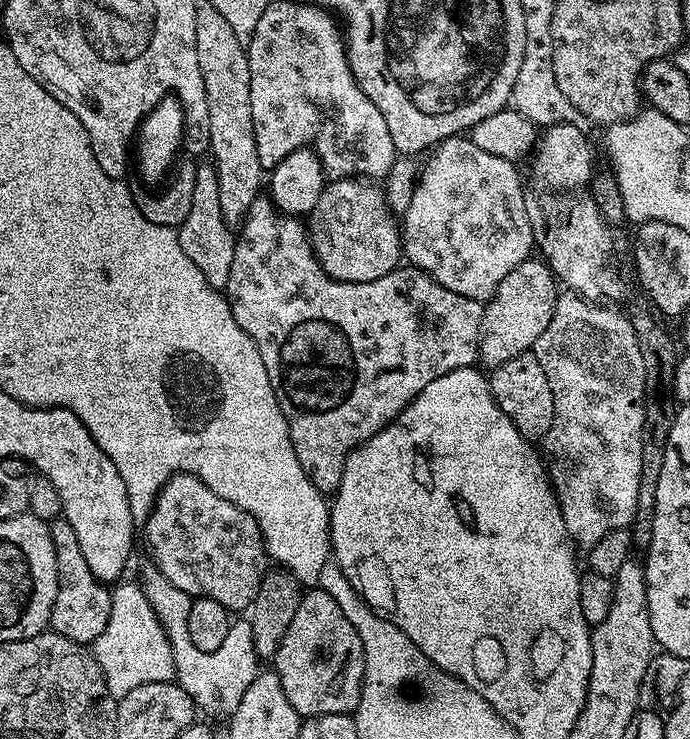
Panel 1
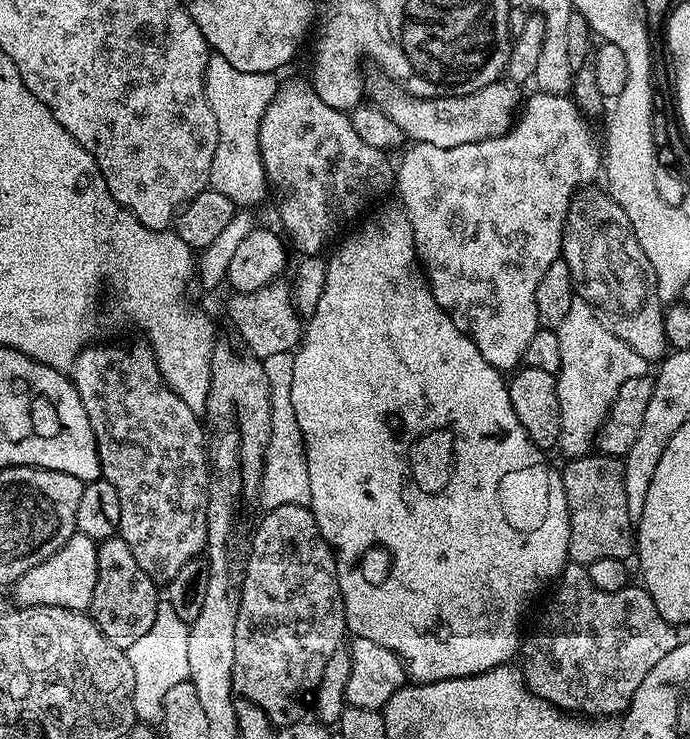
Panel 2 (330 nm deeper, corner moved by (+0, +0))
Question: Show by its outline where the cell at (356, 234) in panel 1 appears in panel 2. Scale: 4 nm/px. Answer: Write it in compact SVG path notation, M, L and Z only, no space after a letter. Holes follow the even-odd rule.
M273 282L262 290L237 292L228 304L228 320L236 336L245 344L247 351L256 358L270 354L292 352L299 345L302 335L302 318L296 313L292 290L287 283Z

